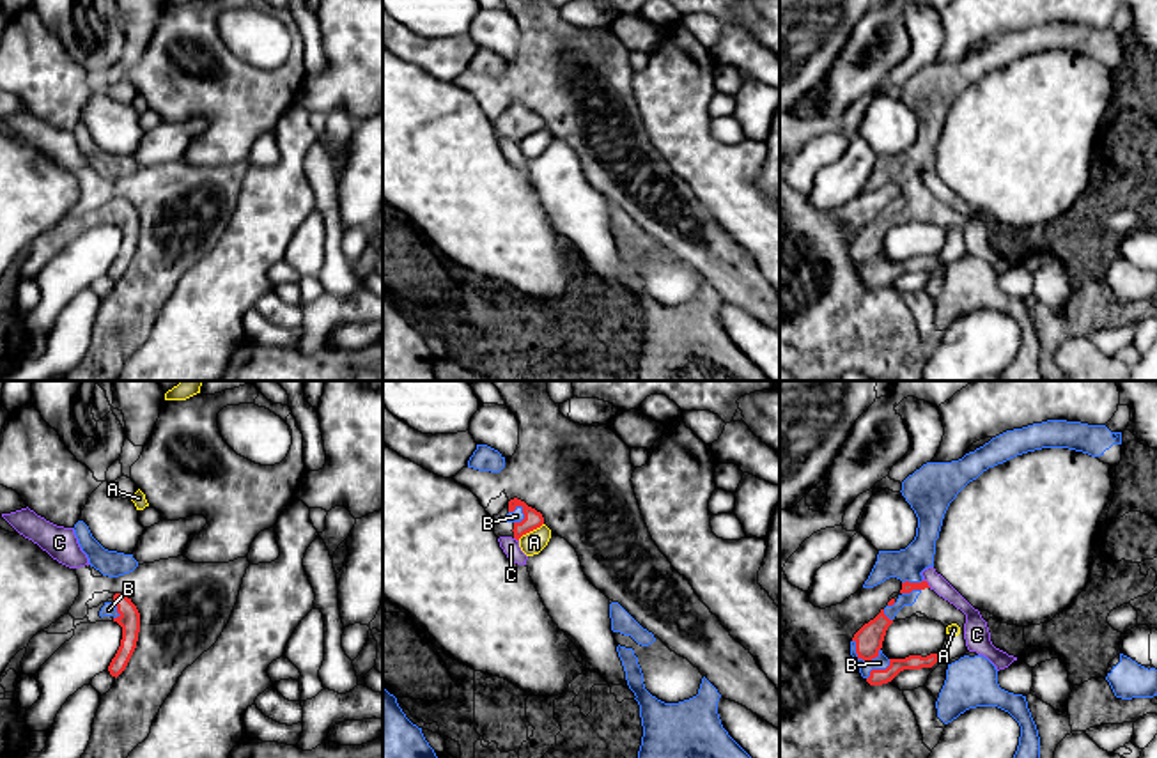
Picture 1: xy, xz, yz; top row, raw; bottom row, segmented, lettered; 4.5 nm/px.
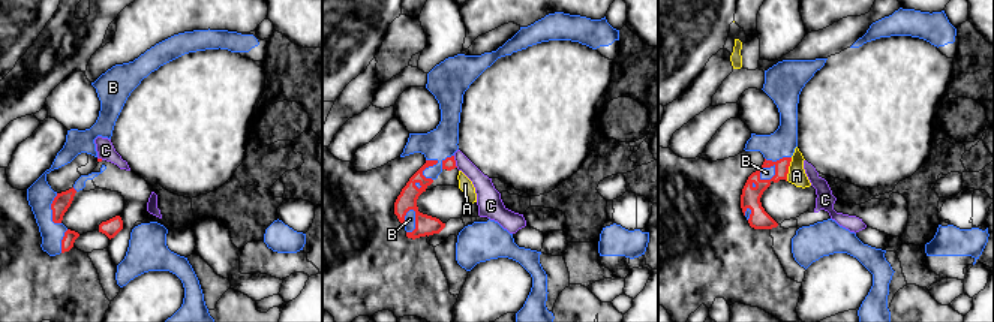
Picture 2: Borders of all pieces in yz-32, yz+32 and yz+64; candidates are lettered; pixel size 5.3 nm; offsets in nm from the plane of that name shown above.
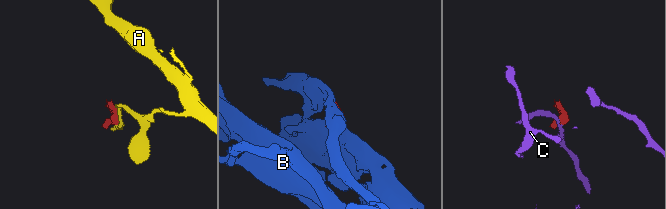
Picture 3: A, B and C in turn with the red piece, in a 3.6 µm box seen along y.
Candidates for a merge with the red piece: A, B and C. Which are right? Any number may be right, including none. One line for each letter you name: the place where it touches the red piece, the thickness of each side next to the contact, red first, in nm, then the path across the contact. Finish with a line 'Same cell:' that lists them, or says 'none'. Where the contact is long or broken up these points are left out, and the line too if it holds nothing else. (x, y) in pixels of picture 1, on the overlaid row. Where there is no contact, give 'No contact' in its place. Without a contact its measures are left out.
B: Touches red at yz (861, 657). Thickness 130 nm (red) against 60 nm
Same cell: B

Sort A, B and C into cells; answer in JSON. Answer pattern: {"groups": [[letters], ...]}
{"groups": [["A"], ["B"], ["C"]]}

